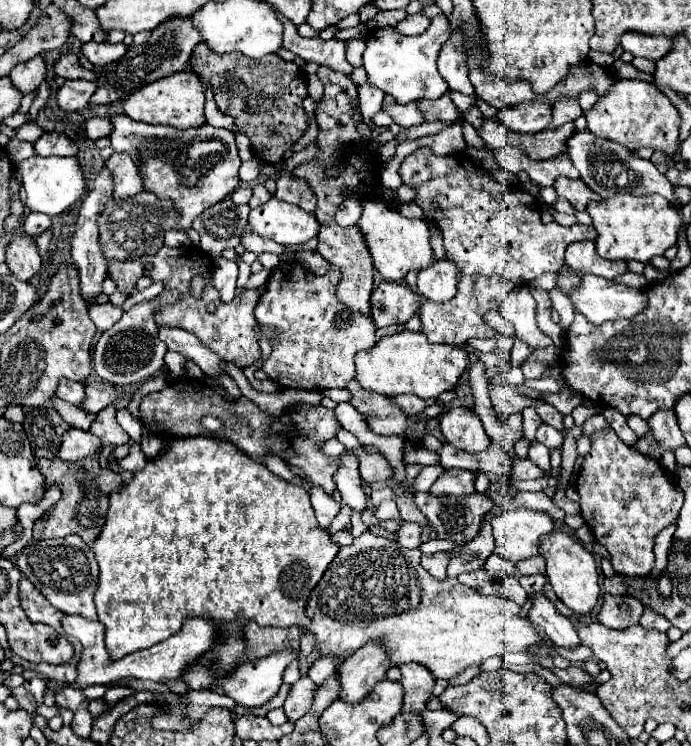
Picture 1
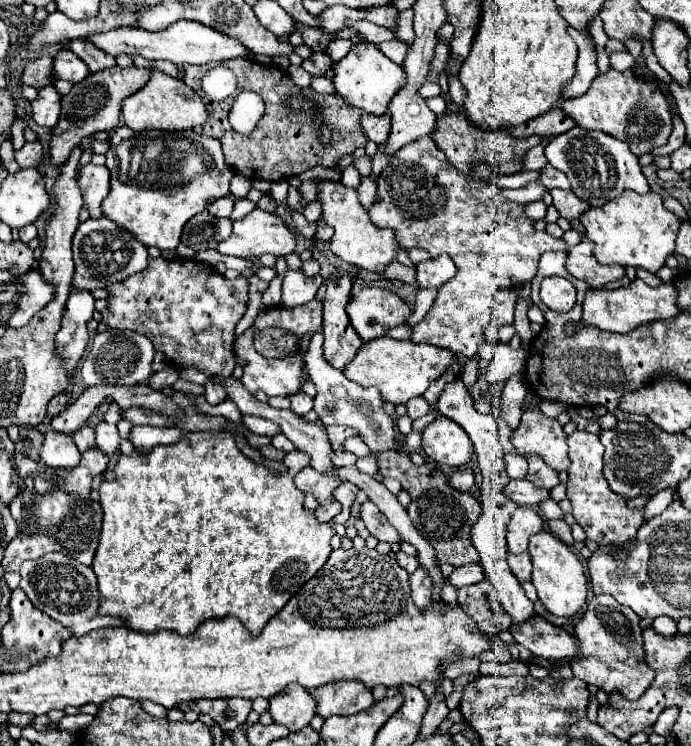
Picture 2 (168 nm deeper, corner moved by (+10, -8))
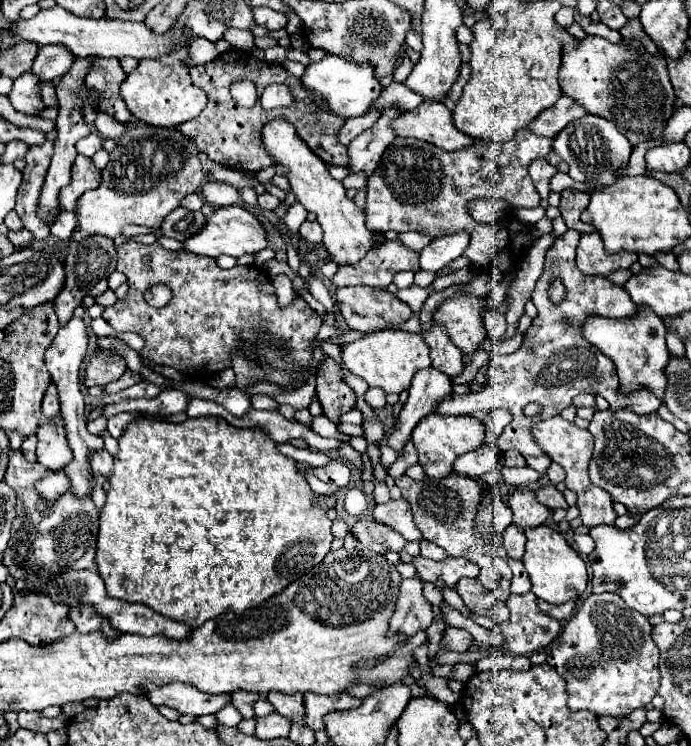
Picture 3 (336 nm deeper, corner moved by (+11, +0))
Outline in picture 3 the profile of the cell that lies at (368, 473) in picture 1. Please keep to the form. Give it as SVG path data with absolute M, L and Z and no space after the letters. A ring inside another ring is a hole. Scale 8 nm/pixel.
M369 514L359 516L359 520L353 526L353 534L357 538L359 550L373 550L373 552L383 552L383 554L387 550L401 552L405 542L407 542L397 530L393 530L387 524L377 522Z

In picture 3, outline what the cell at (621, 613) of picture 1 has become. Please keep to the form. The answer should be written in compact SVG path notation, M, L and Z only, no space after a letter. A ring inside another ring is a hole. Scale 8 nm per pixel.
M591 594L577 614L563 628L557 648L551 648L547 662L567 680L569 708L589 710L595 716L627 716L653 700L659 688L659 648L651 640L651 624L639 612L633 612L617 594Z

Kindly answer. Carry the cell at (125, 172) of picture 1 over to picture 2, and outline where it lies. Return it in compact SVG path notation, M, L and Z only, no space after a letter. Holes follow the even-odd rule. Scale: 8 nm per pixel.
M86 164L80 168L78 184L82 190L84 206L90 212L90 218L102 218L100 204L106 198L106 194L110 192L110 172L104 166Z

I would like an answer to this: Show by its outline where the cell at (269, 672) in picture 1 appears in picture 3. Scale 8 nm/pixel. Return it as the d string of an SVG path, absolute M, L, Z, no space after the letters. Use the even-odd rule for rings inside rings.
M169 684L169 688L149 688L149 700L155 706L175 708L179 714L217 714L221 708L231 704L231 694L225 696L209 696L205 692L197 692L197 688L189 688L189 684Z

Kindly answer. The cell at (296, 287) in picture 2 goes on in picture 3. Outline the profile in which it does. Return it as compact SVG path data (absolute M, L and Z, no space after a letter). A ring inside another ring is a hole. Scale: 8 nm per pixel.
M383 240L379 246L367 252L367 256L355 266L339 266L333 276L333 284L341 286L373 286L387 288L393 276L401 270L419 270L419 254L405 248L399 240Z

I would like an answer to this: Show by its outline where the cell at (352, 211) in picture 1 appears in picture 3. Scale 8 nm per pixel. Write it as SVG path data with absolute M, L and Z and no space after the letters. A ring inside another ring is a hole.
M303 222L301 228L299 228L299 234L307 240L307 242L315 242L319 244L321 242L321 236L323 236L323 230L317 222Z

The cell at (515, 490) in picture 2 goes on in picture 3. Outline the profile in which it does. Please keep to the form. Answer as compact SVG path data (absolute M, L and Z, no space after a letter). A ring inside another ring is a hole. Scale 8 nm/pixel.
M549 484L549 486L539 486L539 488L533 490L533 494L535 494L535 498L537 498L541 504L545 504L545 506L551 508L551 510L555 510L555 508L569 508L567 502L565 502L565 498L563 498L563 494L561 494L553 484Z

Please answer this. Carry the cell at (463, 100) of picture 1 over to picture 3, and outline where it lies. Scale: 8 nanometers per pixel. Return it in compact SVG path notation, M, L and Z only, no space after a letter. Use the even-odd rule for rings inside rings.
M391 82L383 92L381 96L377 98L377 108L383 110L387 104L393 104L393 106L399 106L401 110L413 110L417 108L421 102L425 102L423 96L419 96L417 92L411 92L405 84L397 84L397 82Z

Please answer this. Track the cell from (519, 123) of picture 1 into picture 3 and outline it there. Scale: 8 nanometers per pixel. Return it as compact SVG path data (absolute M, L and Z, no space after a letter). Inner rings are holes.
M563 94L561 100L557 100L551 108L541 112L527 128L533 134L553 138L553 136L557 136L557 132L561 132L561 128L565 128L565 124L569 124L581 116L585 116L583 108L577 106L575 100L569 100L569 96Z

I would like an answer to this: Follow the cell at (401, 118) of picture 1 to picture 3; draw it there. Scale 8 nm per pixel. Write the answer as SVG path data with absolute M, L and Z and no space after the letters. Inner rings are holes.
M373 108L373 110L371 110L371 112L367 112L365 116L349 118L349 120L343 124L341 132L339 132L339 140L341 140L343 144L349 144L349 142L351 142L353 138L357 138L363 130L371 128L371 126L373 126L373 122L375 122L379 116L381 116L381 112L377 112L377 108Z

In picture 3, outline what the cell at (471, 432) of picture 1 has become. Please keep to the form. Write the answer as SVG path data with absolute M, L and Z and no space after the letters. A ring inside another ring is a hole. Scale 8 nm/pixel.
M433 412L415 426L411 438L419 452L419 464L423 466L425 474L433 478L443 478L453 472L453 462L457 456L471 452L473 448L479 448L483 444L483 436L485 428L473 416L443 416Z

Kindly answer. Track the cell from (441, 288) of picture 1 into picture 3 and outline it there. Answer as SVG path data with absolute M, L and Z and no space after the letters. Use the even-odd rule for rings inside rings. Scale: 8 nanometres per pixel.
M457 232L451 236L443 236L443 238L435 238L429 242L427 248L421 250L421 270L429 270L429 272L437 272L441 270L447 262L459 258L463 254L463 250L469 244L469 236L465 232Z

